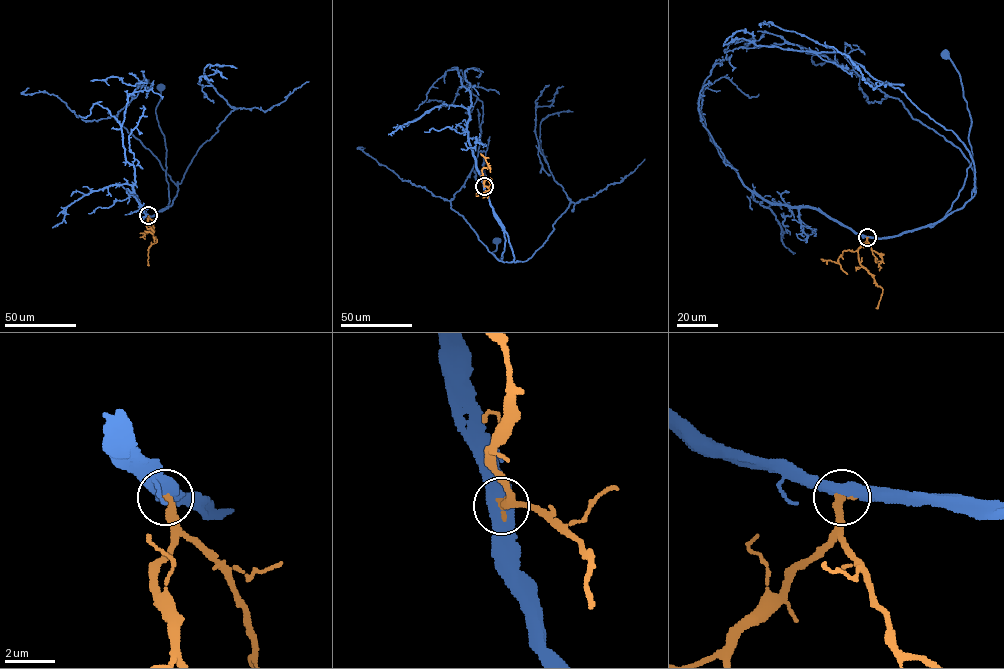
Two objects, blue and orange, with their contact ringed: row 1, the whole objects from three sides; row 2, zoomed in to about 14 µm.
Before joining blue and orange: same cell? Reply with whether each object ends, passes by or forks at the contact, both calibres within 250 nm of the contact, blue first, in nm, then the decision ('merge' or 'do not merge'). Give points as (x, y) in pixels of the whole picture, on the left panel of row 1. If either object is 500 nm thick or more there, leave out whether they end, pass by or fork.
550 nm thick on the blue side, 360 nm on the other; merge

